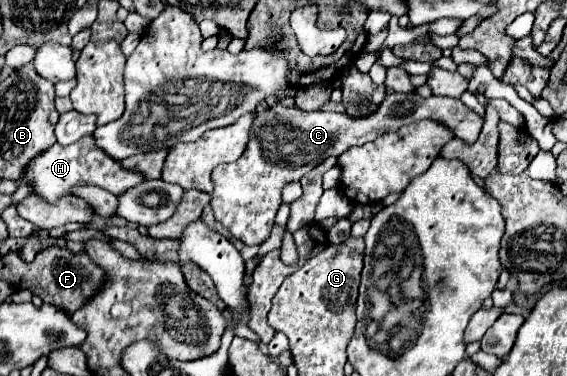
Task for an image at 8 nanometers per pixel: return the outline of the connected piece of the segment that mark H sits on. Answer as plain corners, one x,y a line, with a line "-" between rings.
91,136
81,138
75,144
69,146
61,146
55,144
53,148
49,148
47,152
43,152
41,156
37,156
29,166
27,172
23,174
23,178
29,178
33,182
35,194
43,196
49,202
59,200
61,196
71,194
71,188
77,182
87,182
87,184
95,184
101,186
113,194
121,194
125,190
129,190
131,186
137,186
143,182
143,176
131,170
123,170
119,162
115,162
113,158
109,158
105,152
101,152

